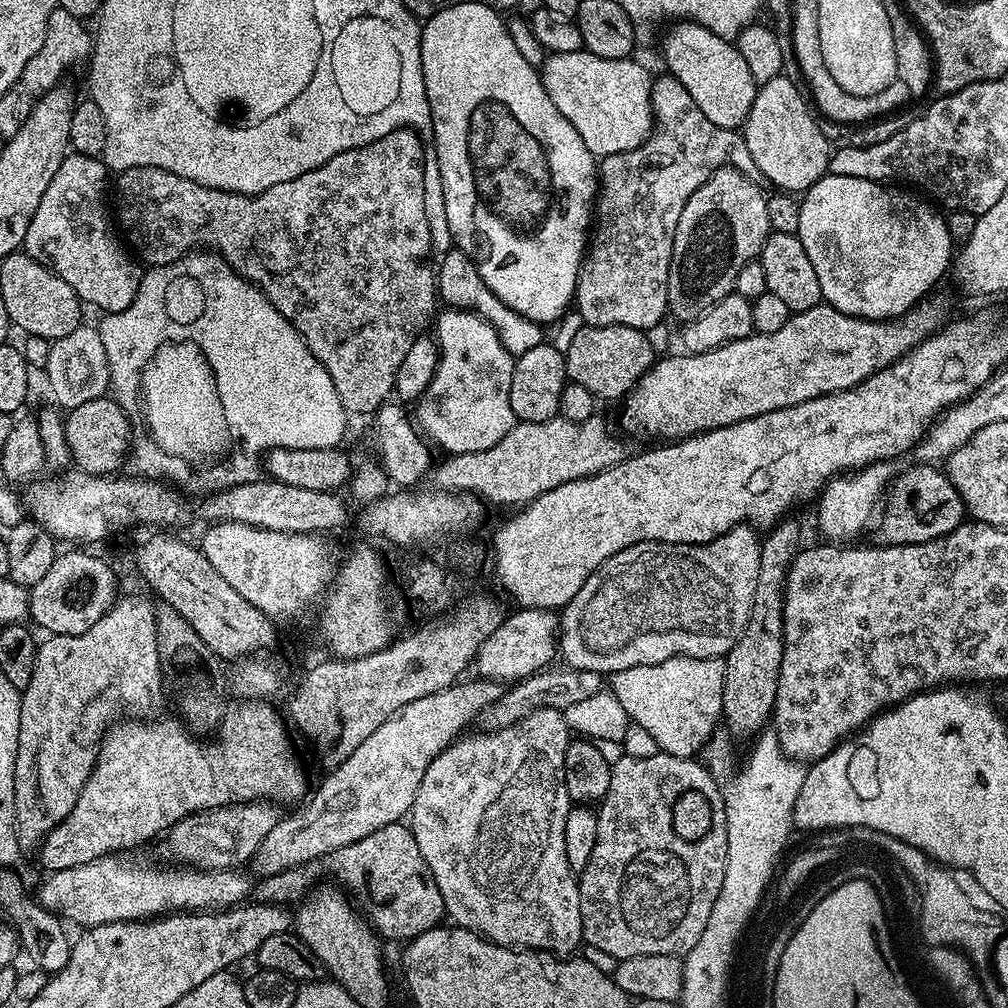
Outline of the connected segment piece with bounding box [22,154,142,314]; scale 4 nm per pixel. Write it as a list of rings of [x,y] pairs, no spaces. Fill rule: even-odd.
[[[65,156],[62,166],[58,166],[58,174],[54,174],[54,182],[50,182],[46,194],[42,194],[42,202],[38,202],[38,210],[30,222],[30,230],[26,230],[22,245],[23,251],[30,258],[42,262],[42,266],[58,274],[58,278],[62,278],[62,282],[66,282],[66,286],[74,290],[81,302],[101,308],[101,313],[104,314],[124,312],[126,306],[134,302],[142,275],[141,269],[136,269],[137,261],[126,251],[121,237],[108,229],[108,216],[104,213],[104,191],[107,188],[109,191],[110,169],[105,166],[100,156]]]

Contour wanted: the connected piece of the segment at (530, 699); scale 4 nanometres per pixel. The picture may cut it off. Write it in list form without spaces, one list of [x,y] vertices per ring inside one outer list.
[[[560,666],[557,672],[553,670],[541,670],[528,676],[525,680],[513,683],[502,694],[498,702],[481,712],[478,717],[478,724],[485,733],[502,731],[504,728],[514,727],[521,721],[525,721],[530,714],[540,711],[543,708],[556,708],[563,710],[574,702],[585,701],[591,698],[605,687],[606,680],[601,673],[590,670],[578,670],[567,666]]]

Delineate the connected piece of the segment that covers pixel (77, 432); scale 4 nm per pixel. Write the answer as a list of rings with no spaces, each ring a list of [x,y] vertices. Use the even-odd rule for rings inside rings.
[[[107,395],[82,402],[82,406],[71,409],[64,416],[66,446],[72,455],[72,464],[91,476],[111,477],[120,467],[125,467],[130,456],[131,424],[128,415],[115,399]]]

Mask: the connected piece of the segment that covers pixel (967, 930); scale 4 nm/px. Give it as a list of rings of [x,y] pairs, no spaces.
[[[889,836],[888,839],[884,840],[884,845],[887,845],[888,849],[895,852],[896,856],[904,861],[904,864],[908,868],[911,868],[912,874],[916,877],[916,880],[919,880],[921,888],[924,888],[924,929],[928,933],[928,937],[931,937],[932,940],[946,940],[948,943],[955,943],[956,947],[971,960],[974,968],[984,968],[985,965],[991,967],[987,972],[984,972],[984,976],[993,973],[992,967],[994,964],[996,943],[999,942],[1000,937],[1005,935],[1006,932],[1006,928],[1004,928],[1005,917],[991,907],[988,907],[988,909],[983,908],[980,904],[975,904],[972,901],[971,894],[968,893],[967,886],[952,873],[955,871],[951,867],[933,860],[922,849],[910,846],[903,840],[899,840],[893,836]]]

